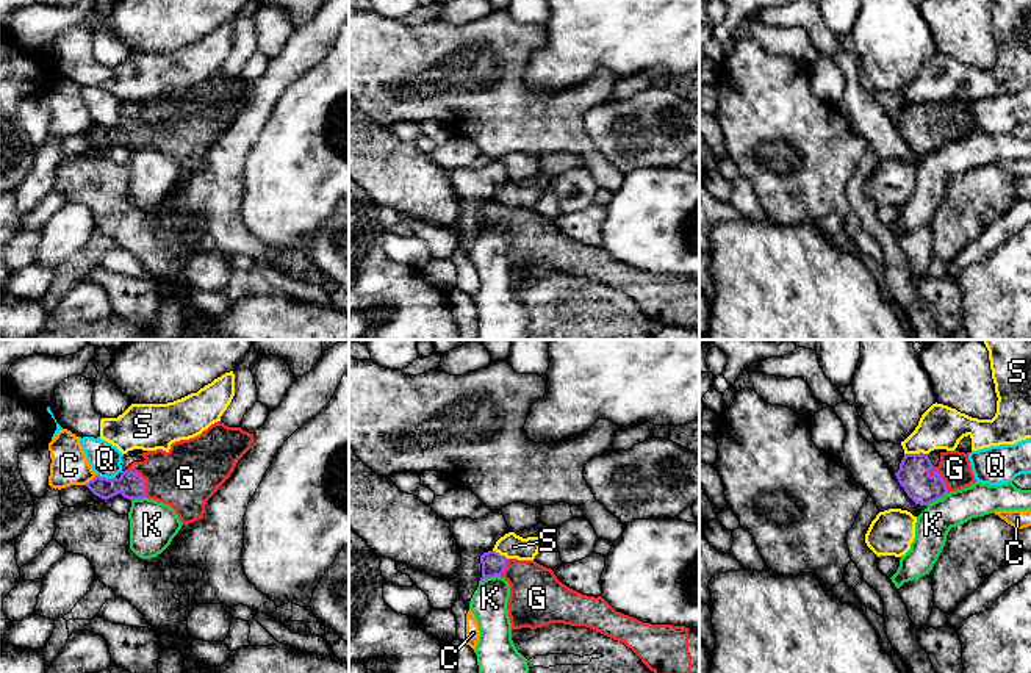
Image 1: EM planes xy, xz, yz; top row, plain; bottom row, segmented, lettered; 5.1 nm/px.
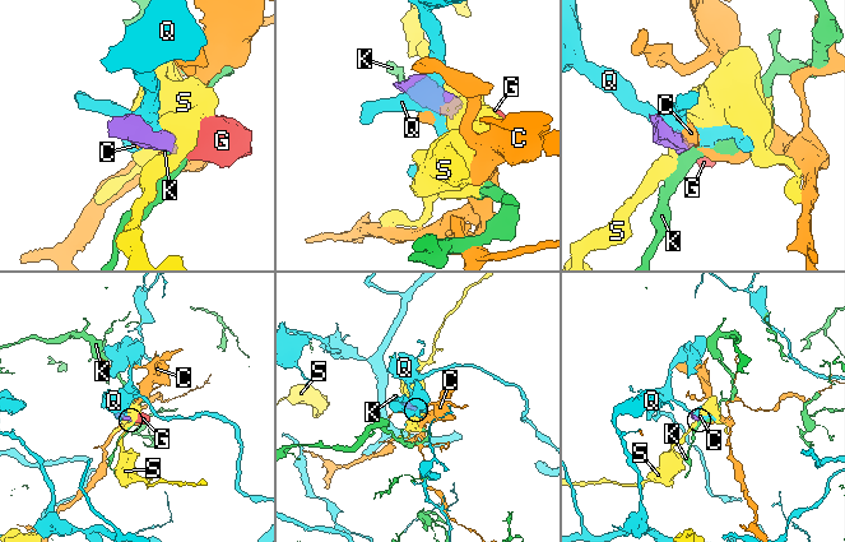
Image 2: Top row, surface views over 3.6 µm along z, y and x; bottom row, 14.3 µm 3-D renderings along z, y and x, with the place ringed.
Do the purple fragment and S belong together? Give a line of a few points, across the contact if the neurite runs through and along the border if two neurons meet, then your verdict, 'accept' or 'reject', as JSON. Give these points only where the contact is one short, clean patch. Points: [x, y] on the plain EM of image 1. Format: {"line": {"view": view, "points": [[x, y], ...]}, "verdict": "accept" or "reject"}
{"line": {"view": "yz", "points": [[926, 102], [905, 104]]}, "verdict": "reject"}

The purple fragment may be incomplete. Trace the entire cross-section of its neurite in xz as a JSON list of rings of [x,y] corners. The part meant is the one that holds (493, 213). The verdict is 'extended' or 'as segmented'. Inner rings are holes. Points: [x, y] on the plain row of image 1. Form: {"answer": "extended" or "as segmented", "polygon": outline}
{"answer": "extended", "polygon": [[[488,200],[480,205],[482,213],[482,227],[479,233],[487,227],[501,225],[510,235],[510,247],[507,250],[508,266],[512,272],[512,279],[521,277],[543,277],[551,272],[563,272],[569,275],[585,275],[596,282],[601,282],[613,290],[624,293],[630,297],[641,311],[657,326],[681,326],[681,327],[693,327],[699,330],[699,283],[690,280],[685,275],[673,275],[673,274],[651,274],[643,272],[634,266],[616,261],[602,246],[587,246],[582,244],[565,233],[562,233],[551,218],[546,218],[535,210],[518,210],[507,208],[496,200]]]}

